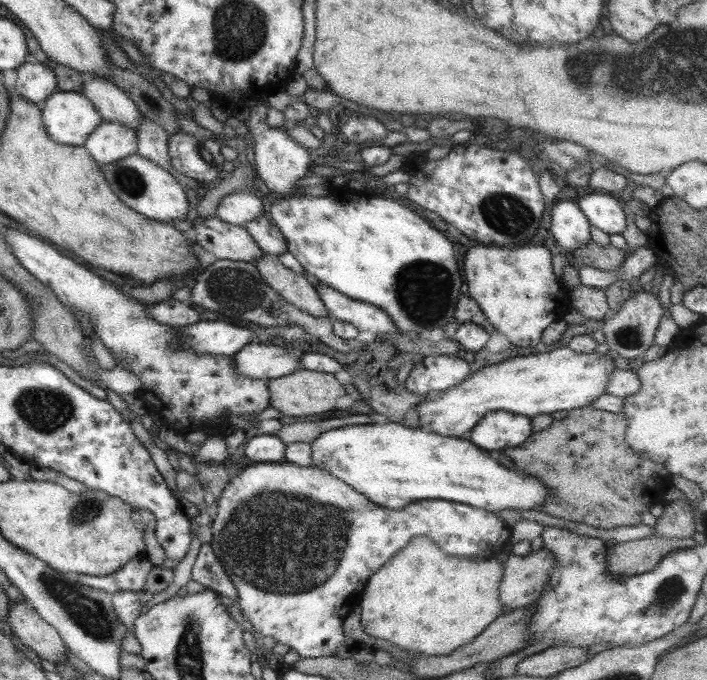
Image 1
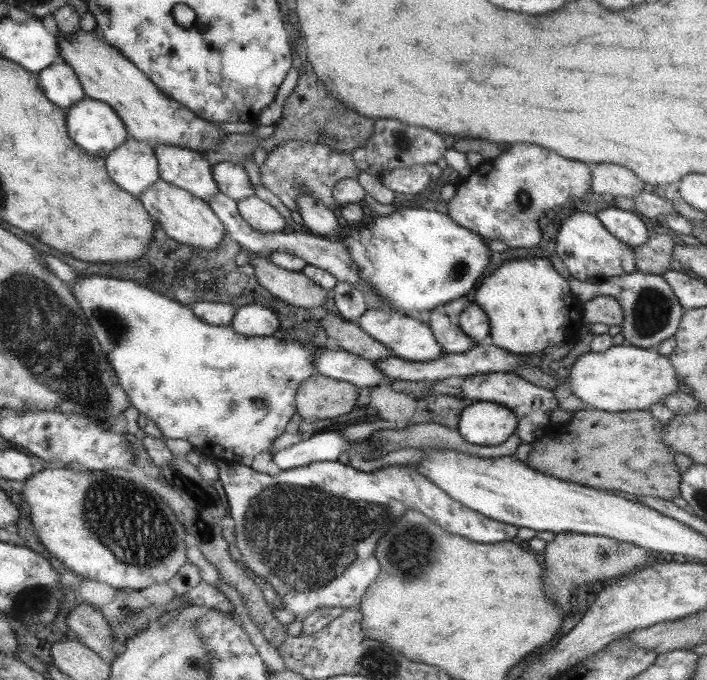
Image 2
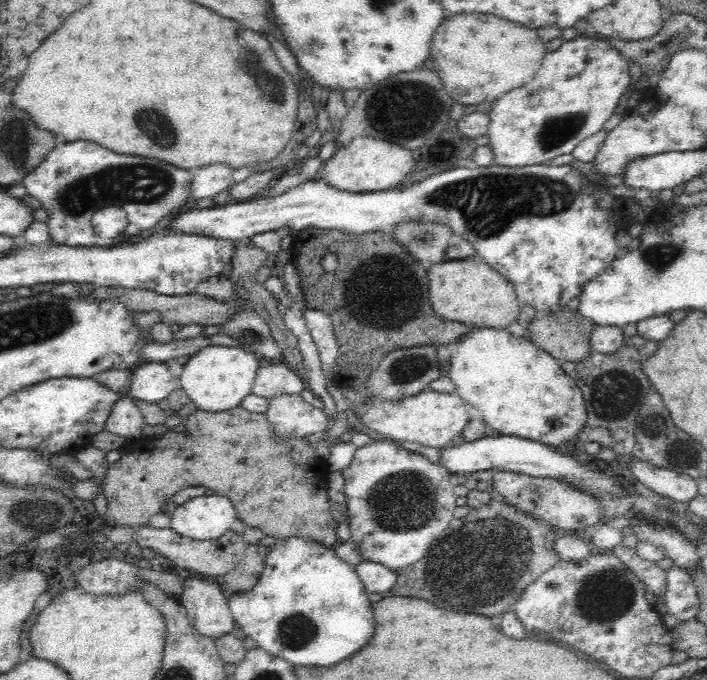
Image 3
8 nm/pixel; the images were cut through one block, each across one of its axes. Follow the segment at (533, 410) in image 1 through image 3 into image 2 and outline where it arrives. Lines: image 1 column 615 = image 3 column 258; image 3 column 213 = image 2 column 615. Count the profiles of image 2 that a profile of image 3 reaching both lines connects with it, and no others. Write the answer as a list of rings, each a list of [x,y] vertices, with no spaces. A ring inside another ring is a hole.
[[[627,344],[611,346],[605,352],[589,351],[579,356],[569,370],[569,381],[571,381],[569,382],[571,383],[571,392],[583,401],[587,408],[609,413],[646,410],[653,404],[663,404],[665,396],[678,391],[677,376],[667,357],[656,351],[651,352],[649,349]]]

